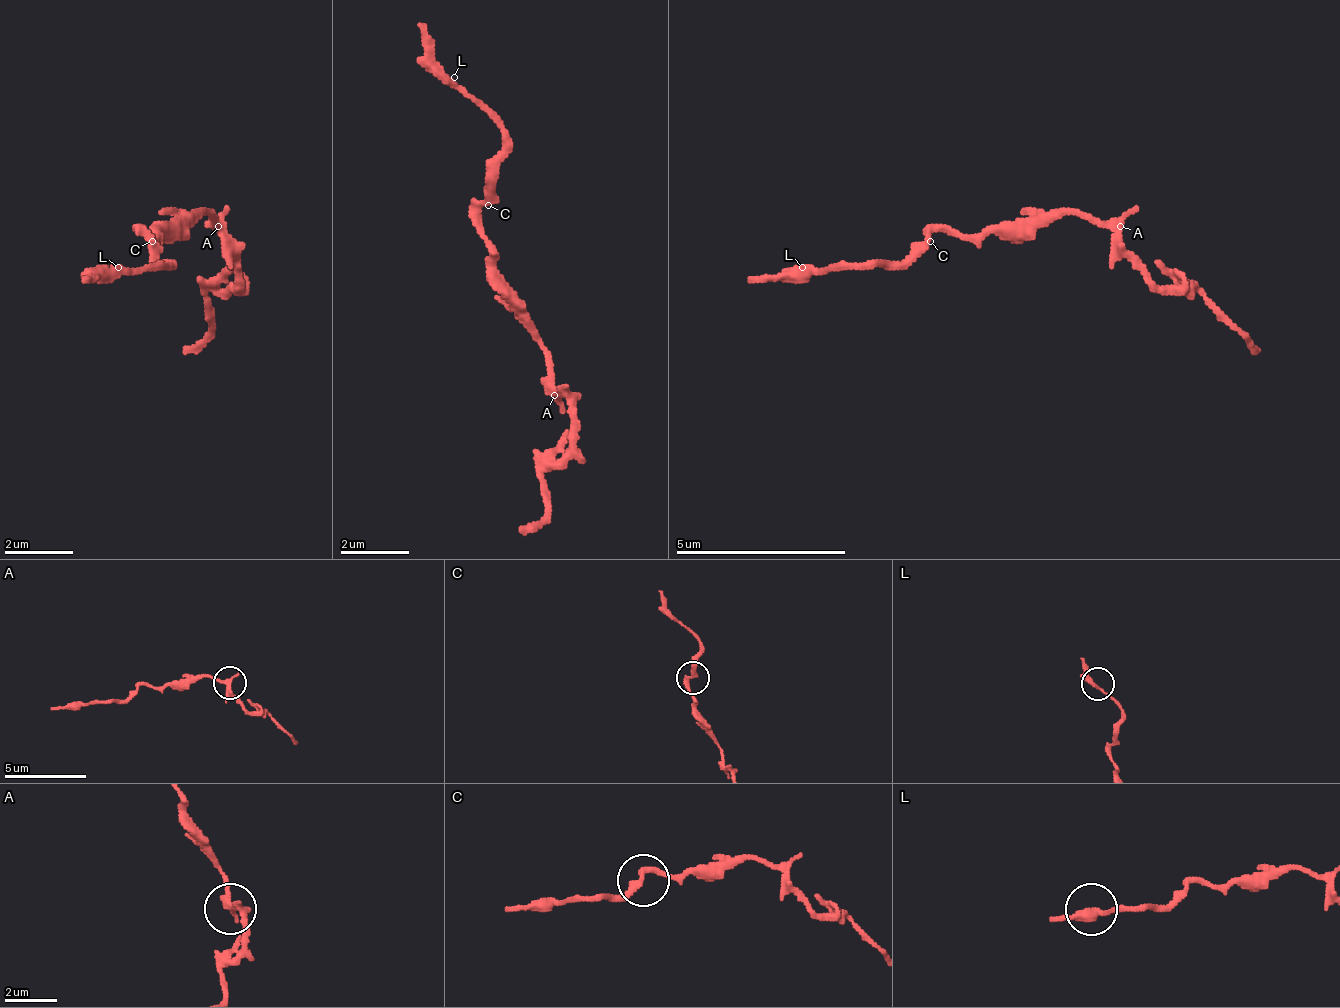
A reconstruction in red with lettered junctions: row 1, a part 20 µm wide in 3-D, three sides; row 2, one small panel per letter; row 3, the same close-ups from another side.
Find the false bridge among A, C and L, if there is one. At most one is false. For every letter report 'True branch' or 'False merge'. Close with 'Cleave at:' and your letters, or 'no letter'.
A: False merge
C: True branch
L: True branch
Cleave at: A

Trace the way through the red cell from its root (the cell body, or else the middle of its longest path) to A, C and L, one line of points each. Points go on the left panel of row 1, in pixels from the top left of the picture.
A: (177, 216), (211, 216), (220, 224)
C: (177, 216), (160, 233), (143, 233), (152, 241)
L: (177, 216), (160, 233), (143, 233), (152, 241), (152, 250), (169, 267), (118, 267)

